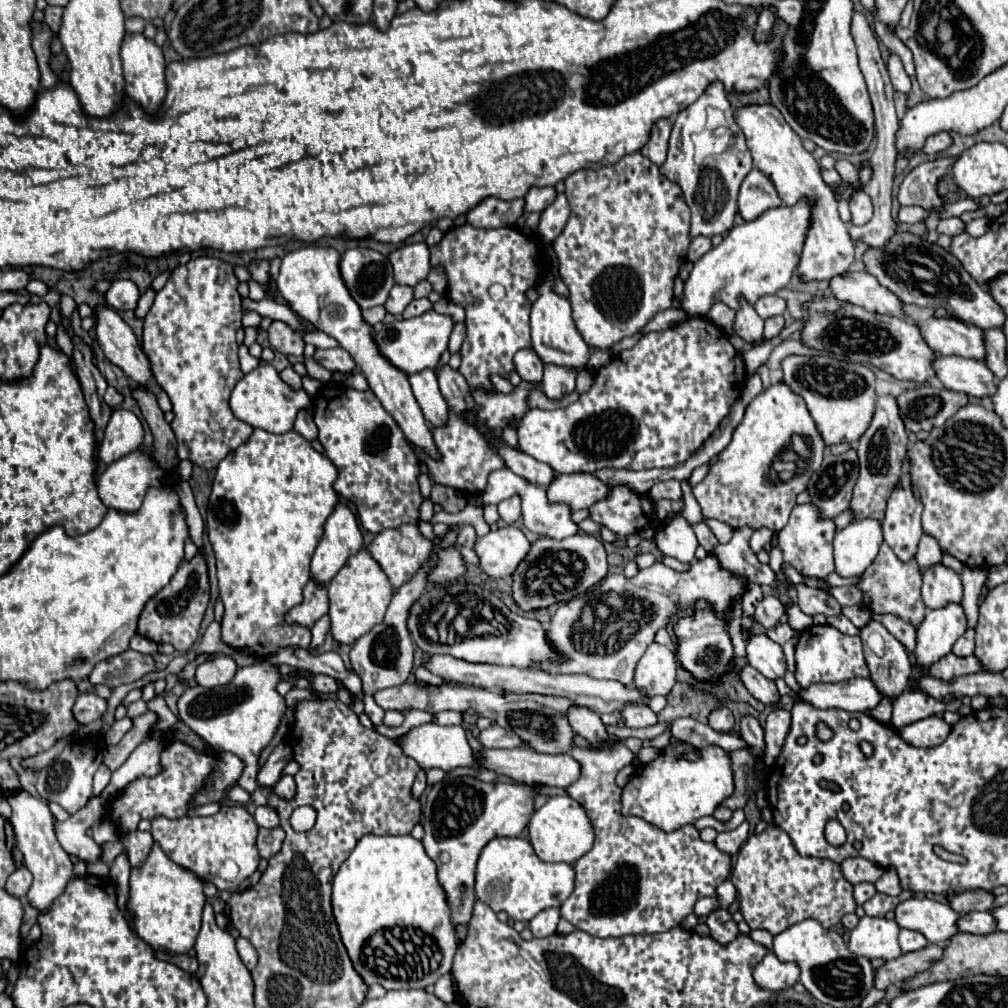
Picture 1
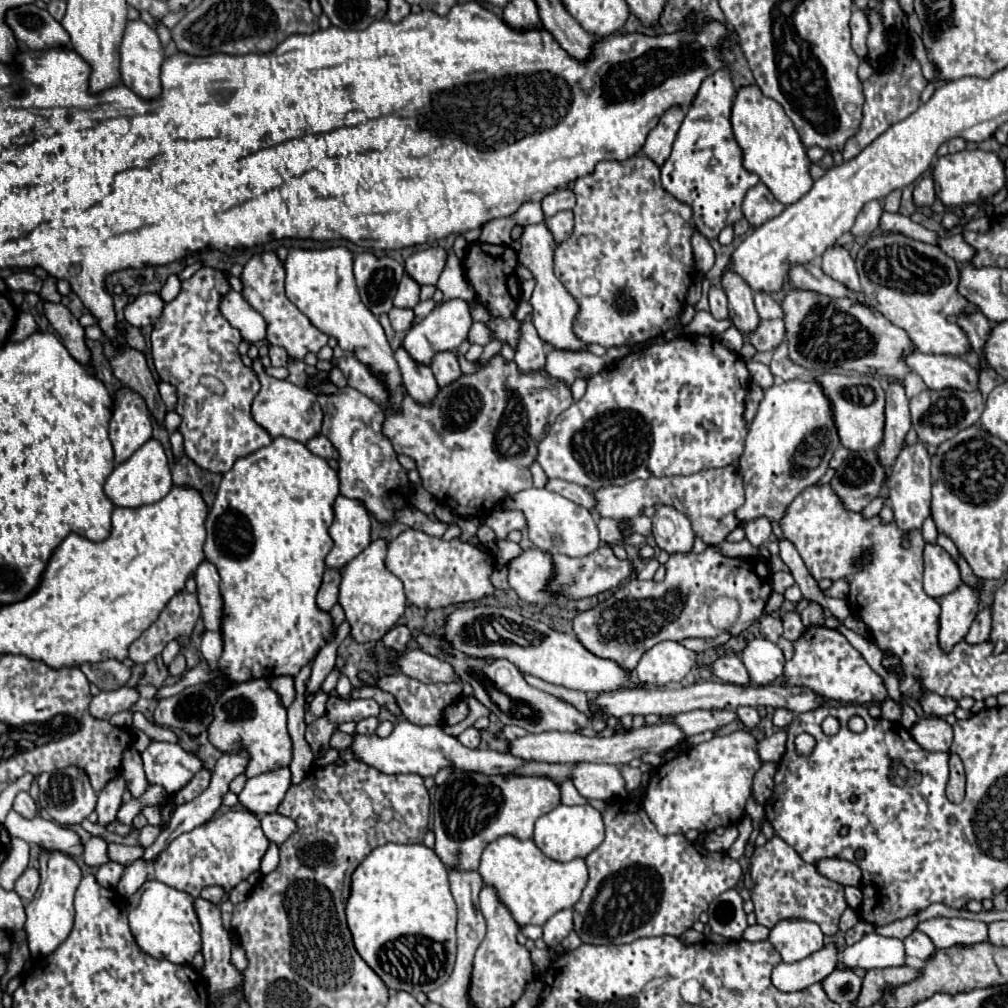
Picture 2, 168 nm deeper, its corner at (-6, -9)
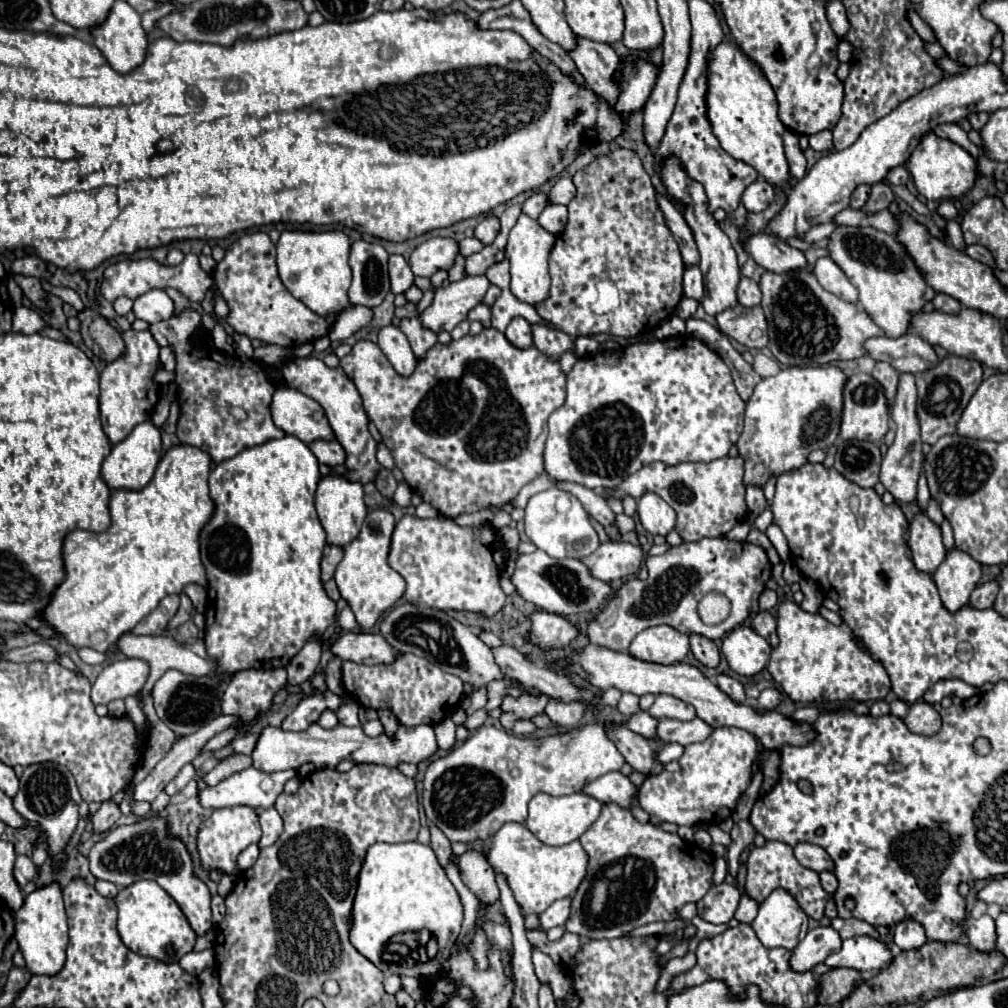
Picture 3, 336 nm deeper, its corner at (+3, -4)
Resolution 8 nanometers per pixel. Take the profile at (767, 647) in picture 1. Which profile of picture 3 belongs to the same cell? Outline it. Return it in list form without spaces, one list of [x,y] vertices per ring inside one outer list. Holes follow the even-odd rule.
[[[750,626],[734,628],[722,644],[722,654],[730,668],[744,678],[752,678],[764,670],[770,660],[770,652],[772,648],[768,640],[750,630]]]

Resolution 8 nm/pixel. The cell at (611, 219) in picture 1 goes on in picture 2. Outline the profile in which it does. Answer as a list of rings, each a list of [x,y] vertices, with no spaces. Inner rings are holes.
[[[635,155],[635,157],[629,157],[625,161],[601,161],[591,175],[579,177],[575,181],[573,193],[577,195],[577,205],[573,209],[573,213],[575,213],[575,231],[567,241],[559,243],[559,247],[555,249],[555,275],[579,305],[579,313],[575,315],[575,321],[573,321],[573,333],[587,345],[597,343],[597,345],[603,345],[607,349],[607,347],[621,347],[621,345],[635,347],[639,343],[655,339],[655,337],[663,335],[665,331],[673,329],[679,323],[679,315],[685,307],[685,295],[687,295],[687,289],[689,289],[689,283],[691,283],[691,275],[695,271],[693,249],[691,249],[691,233],[693,233],[691,207],[677,201],[673,195],[665,193],[665,189],[661,187],[661,181],[659,181],[659,167],[653,161],[649,161],[649,157],[645,157],[645,155]],[[585,279],[597,279],[599,281],[599,291],[595,295],[585,295],[583,293]]]

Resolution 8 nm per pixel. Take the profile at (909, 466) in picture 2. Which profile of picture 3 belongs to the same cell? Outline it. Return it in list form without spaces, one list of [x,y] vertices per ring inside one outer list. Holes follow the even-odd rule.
[[[900,374],[898,394],[896,394],[896,400],[894,400],[890,414],[892,414],[892,420],[896,424],[896,438],[894,438],[894,444],[888,448],[886,456],[882,458],[880,482],[894,496],[894,500],[898,504],[910,504],[910,502],[916,500],[918,476],[920,476],[922,462],[924,462],[922,440],[920,440],[920,424],[916,420],[916,384],[914,384],[912,374]]]

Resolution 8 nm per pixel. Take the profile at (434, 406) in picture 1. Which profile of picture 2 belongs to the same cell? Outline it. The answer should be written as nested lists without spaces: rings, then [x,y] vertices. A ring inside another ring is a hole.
[[[399,347],[395,351],[395,361],[401,369],[401,377],[407,393],[419,403],[429,403],[439,391],[439,385],[431,373],[431,367],[413,361],[405,351],[405,347]]]

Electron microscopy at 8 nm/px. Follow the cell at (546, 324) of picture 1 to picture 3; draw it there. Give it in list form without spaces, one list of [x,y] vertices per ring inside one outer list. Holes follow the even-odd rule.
[[[520,214],[516,226],[510,230],[508,244],[506,244],[506,254],[508,254],[508,262],[510,262],[510,272],[512,272],[510,290],[520,302],[536,306],[548,298],[548,294],[550,294],[548,254],[550,254],[554,242],[556,242],[554,234],[546,232],[536,220],[532,220],[524,214]]]

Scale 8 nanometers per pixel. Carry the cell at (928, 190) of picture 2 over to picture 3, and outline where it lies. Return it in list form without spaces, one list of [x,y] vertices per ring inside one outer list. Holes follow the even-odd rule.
[[[900,166],[900,168],[894,168],[884,182],[886,182],[886,184],[906,184],[908,180],[910,180],[908,168],[906,168],[906,166]]]

